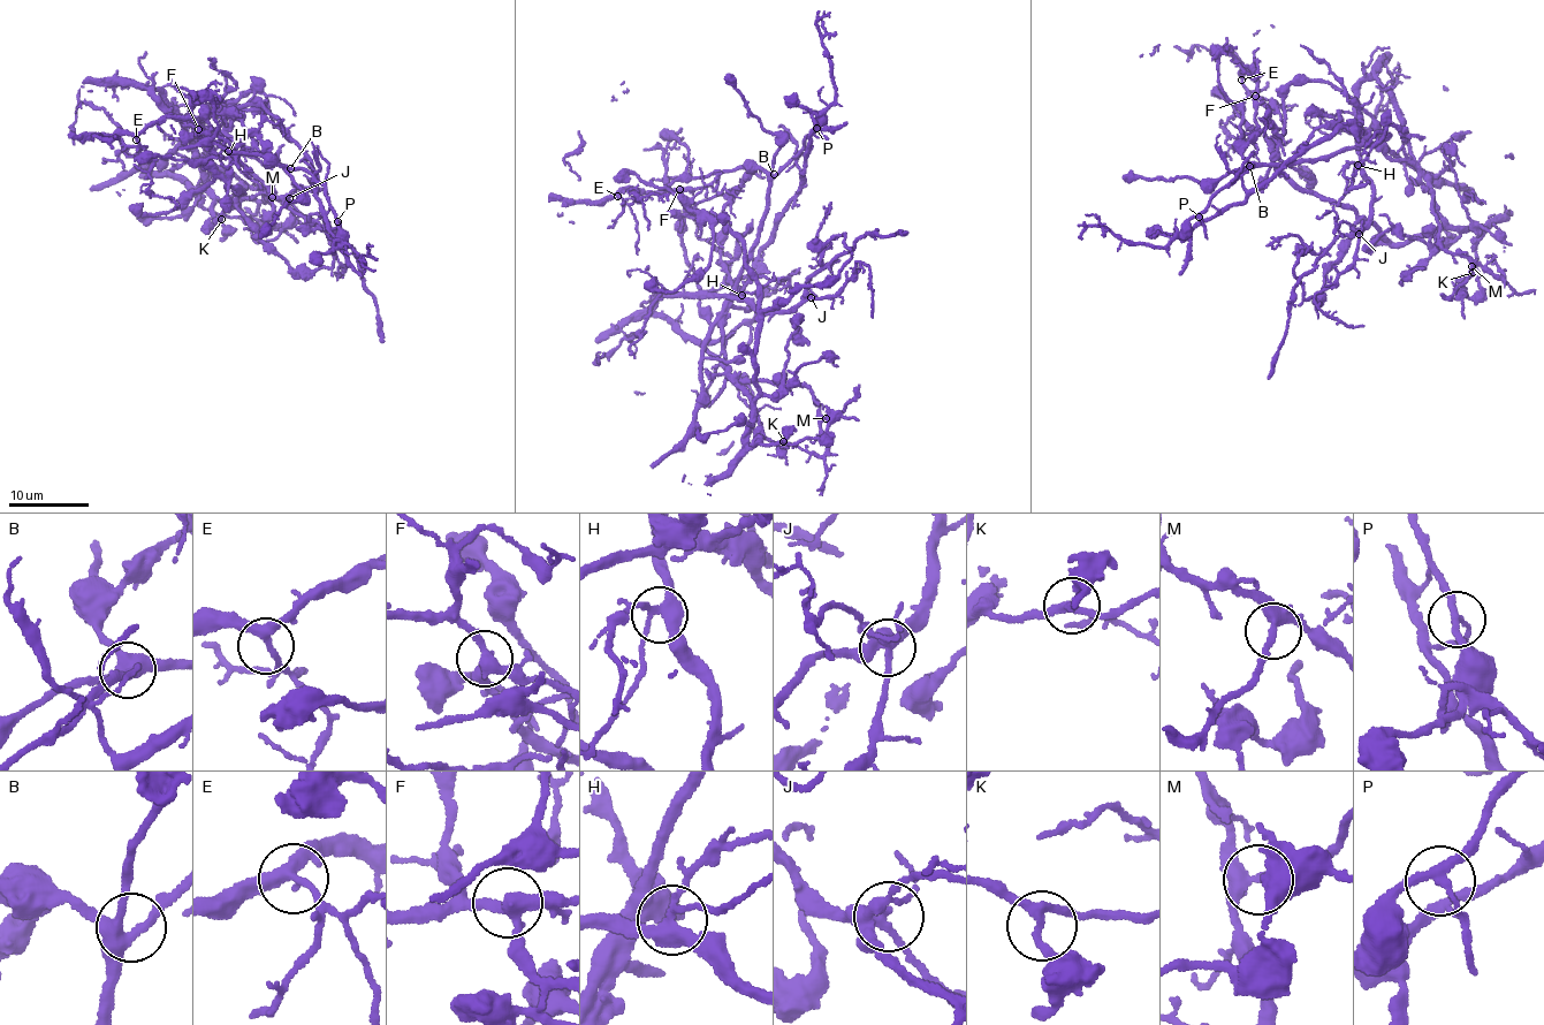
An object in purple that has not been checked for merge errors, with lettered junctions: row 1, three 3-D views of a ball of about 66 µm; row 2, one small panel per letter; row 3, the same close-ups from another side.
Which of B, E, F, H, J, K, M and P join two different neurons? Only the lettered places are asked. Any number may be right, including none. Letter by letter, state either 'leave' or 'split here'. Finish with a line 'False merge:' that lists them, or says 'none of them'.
B: leave
E: leave
F: leave
H: leave
J: leave
K: leave
M: leave
P: split here
False merge: P

